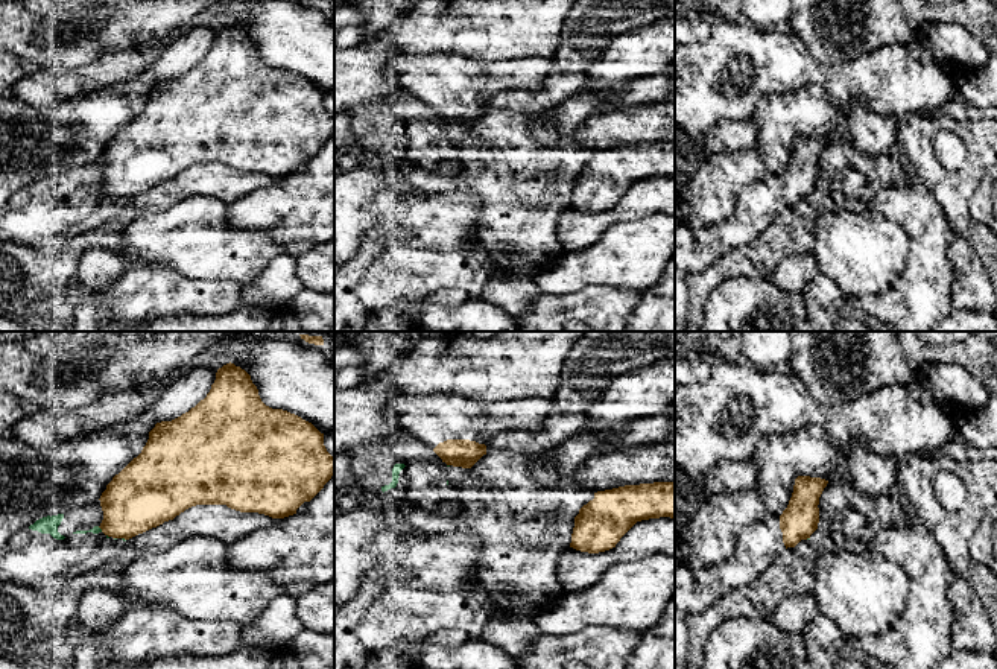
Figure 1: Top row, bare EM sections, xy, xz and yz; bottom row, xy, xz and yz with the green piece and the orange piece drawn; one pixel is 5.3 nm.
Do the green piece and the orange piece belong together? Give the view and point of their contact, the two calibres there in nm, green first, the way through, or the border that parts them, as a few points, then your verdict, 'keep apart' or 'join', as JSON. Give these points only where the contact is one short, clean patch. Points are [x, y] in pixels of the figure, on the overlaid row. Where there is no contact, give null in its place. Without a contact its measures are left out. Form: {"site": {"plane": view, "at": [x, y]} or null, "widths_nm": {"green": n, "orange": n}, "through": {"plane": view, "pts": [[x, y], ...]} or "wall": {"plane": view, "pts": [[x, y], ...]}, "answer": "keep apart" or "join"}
{"site": {"plane": "xy", "at": [101, 529]}, "widths_nm": {"green": 50, "orange": 340}, "wall": {"plane": "xy", "pts": [[98, 526], [102, 531]]}, "answer": "keep apart"}

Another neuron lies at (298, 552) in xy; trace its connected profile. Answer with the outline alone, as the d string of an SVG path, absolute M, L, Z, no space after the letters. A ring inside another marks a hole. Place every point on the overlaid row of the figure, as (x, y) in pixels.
M334 474L301 514L284 517L228 544L228 566L237 572L269 573L278 588L298 599L334 579Z

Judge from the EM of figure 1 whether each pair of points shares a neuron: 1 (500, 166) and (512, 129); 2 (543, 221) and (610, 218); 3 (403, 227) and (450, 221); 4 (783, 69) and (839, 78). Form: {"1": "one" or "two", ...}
{"1": "one", "2": "two", "3": "one", "4": "one"}

